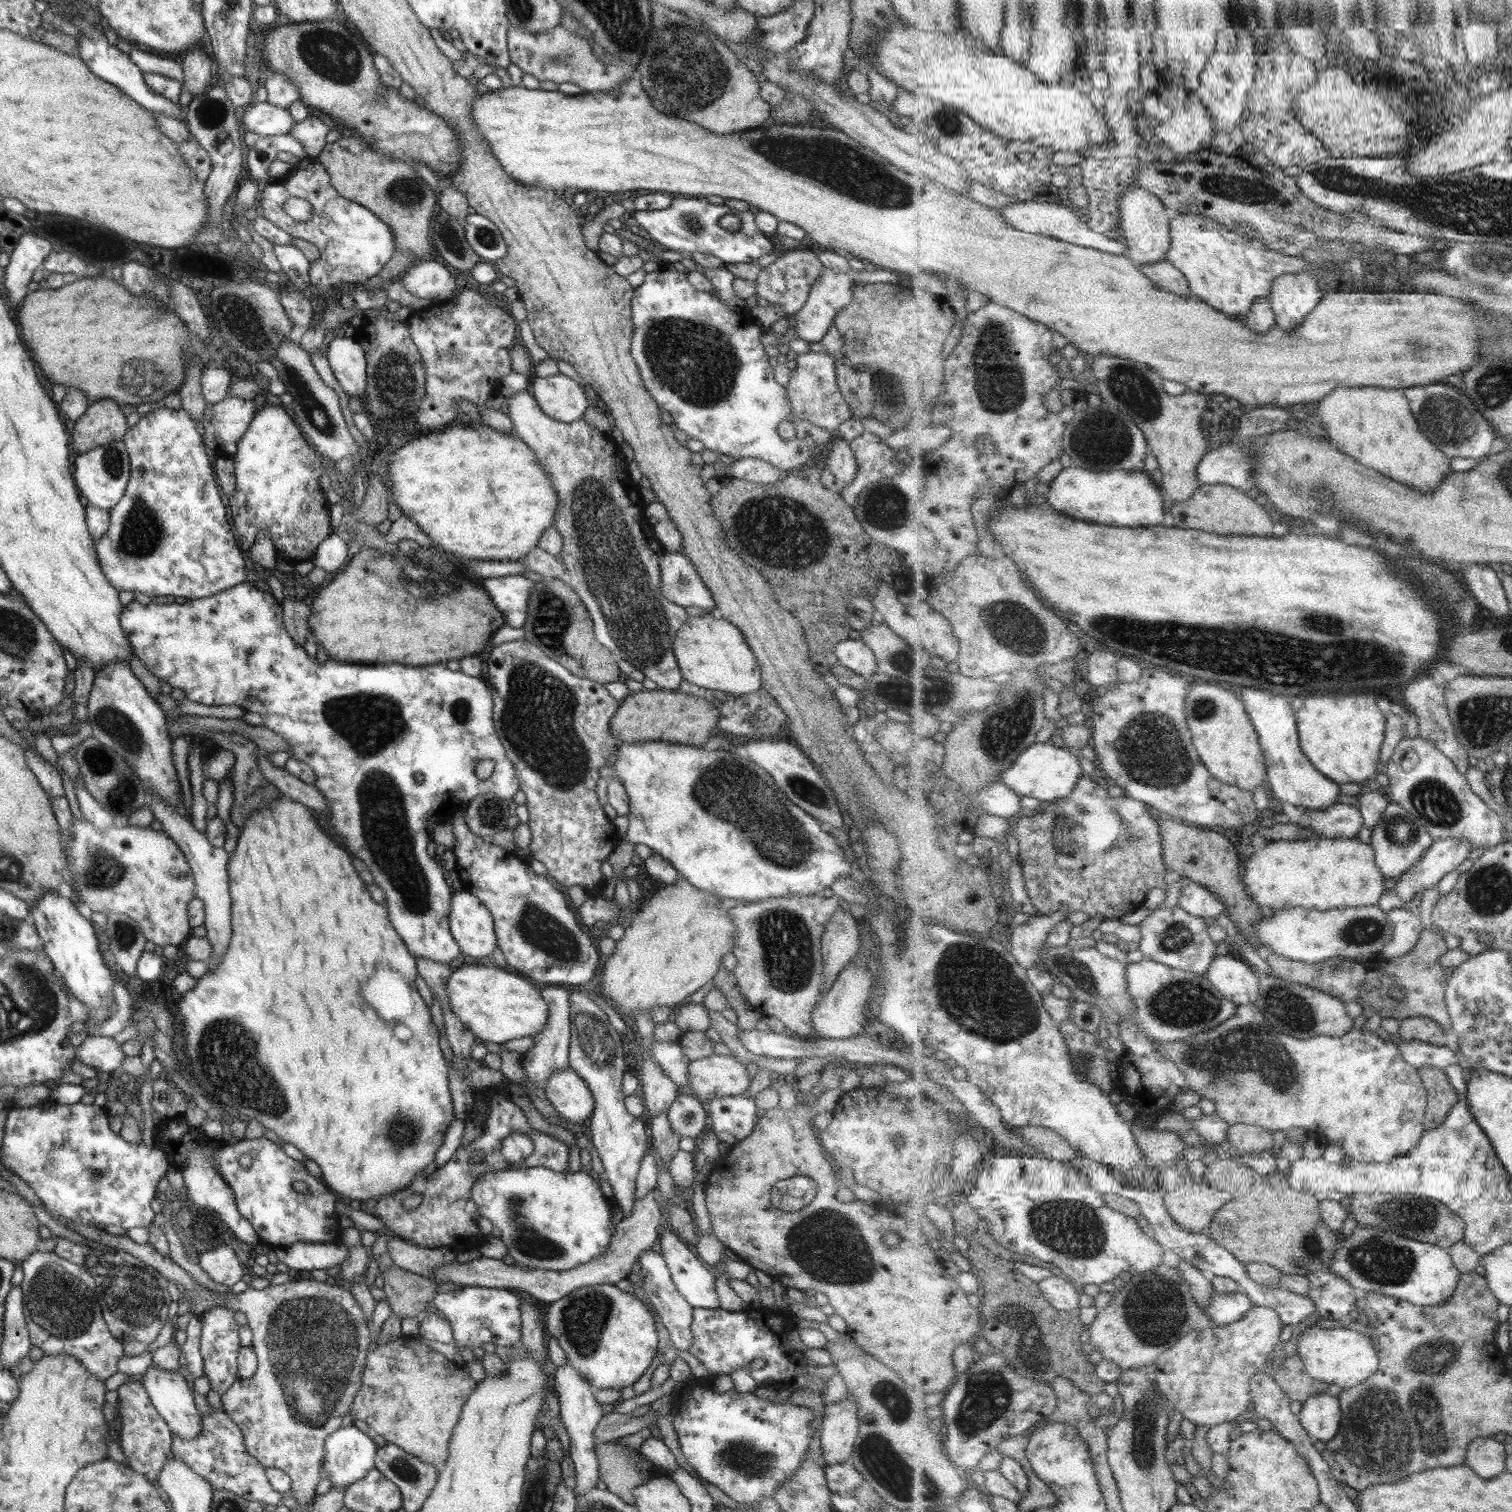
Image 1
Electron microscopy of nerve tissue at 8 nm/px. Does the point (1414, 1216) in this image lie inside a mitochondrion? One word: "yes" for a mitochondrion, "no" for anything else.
yes

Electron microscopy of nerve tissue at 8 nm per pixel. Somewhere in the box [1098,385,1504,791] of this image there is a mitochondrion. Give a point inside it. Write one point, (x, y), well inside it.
(1452, 423)

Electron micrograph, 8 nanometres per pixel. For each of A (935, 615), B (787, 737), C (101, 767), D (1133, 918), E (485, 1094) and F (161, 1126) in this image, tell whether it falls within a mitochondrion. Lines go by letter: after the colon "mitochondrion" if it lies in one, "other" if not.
A: other
B: other
C: mitochondrion
D: other
E: other
F: other

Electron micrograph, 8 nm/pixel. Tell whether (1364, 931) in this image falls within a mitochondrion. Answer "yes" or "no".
yes

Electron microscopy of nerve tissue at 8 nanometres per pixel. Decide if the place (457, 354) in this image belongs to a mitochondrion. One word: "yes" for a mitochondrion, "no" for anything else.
yes

